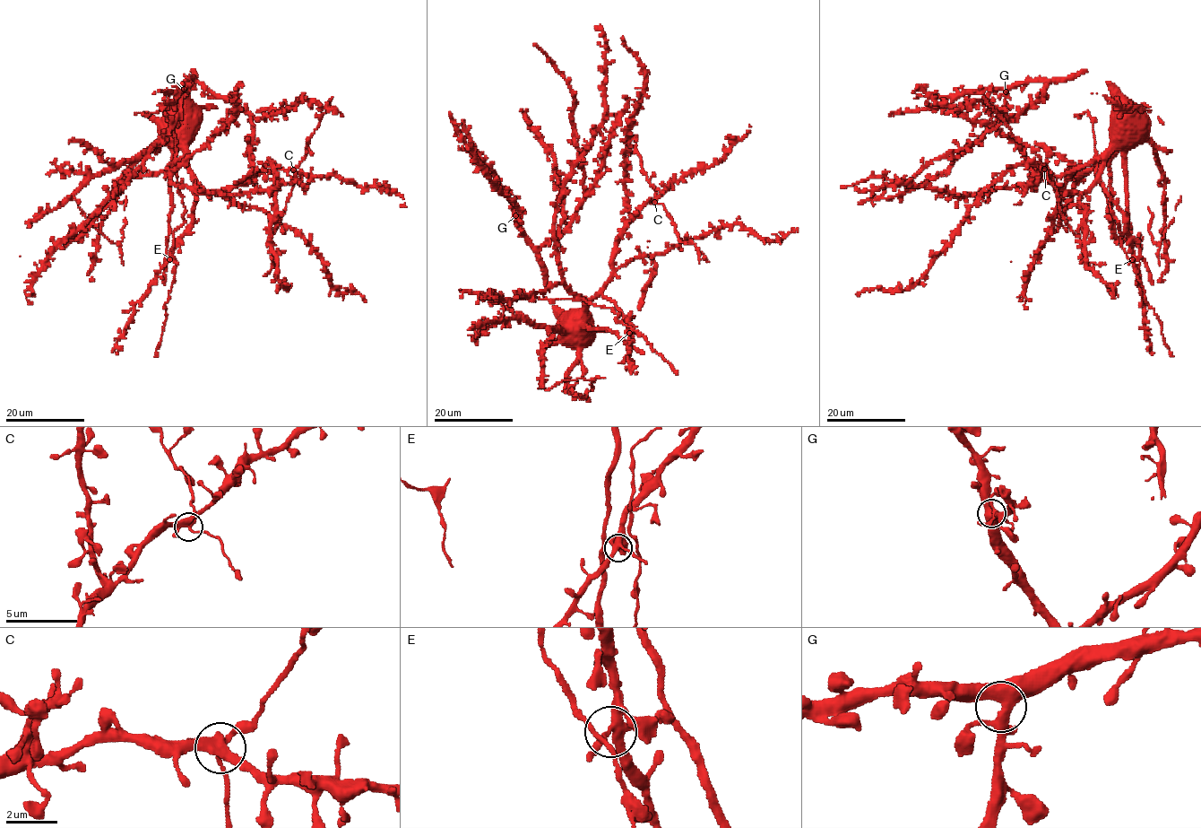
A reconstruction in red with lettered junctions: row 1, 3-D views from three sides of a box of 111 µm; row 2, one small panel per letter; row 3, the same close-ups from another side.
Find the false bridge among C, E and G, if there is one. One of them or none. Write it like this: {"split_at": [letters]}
{"split_at": []}

